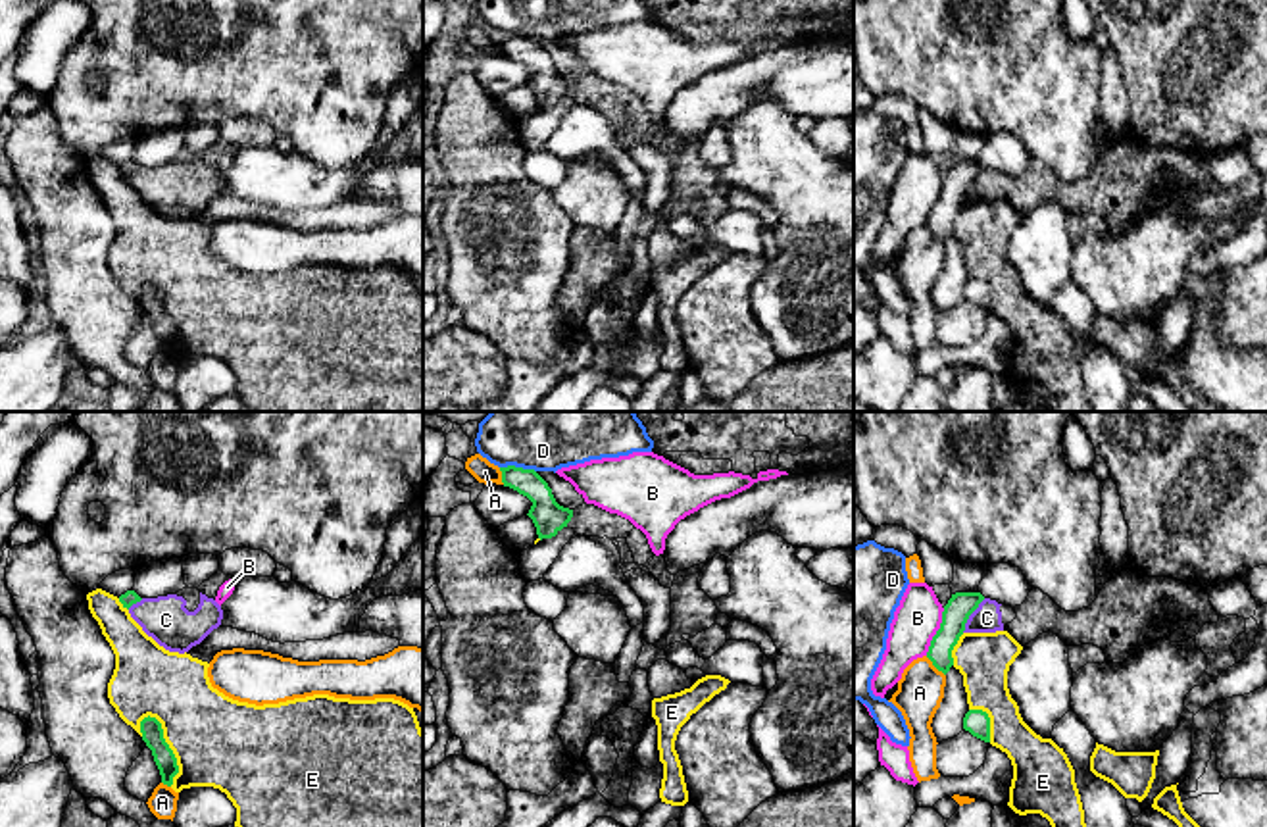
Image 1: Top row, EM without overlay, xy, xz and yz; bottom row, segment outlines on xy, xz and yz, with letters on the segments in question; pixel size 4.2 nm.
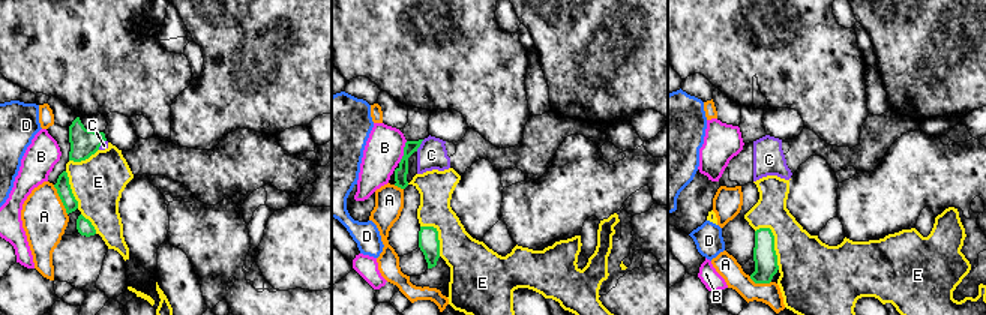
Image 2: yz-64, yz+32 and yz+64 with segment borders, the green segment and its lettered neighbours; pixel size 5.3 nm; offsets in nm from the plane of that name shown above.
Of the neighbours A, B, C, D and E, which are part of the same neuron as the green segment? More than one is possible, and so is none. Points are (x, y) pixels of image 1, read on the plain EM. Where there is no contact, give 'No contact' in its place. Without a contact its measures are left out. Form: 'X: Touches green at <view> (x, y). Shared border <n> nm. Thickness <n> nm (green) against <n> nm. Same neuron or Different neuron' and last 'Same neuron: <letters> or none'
A: Touches green at yz (935, 235). Shared border 120 nm. Thickness 110 nm (green) against 190 nm. Different neuron
B: Touches green at yz (937, 200). Shared border 220 nm. Thickness 110 nm (green) against 200 nm. Different neuron
C: Touches green at yz (969, 183). Shared border 170 nm. Thickness 110 nm (green) against 120 nm. Different neuron
D: Touches green at xz (518, 37). Shared border 150 nm. Thickness 140 nm (green) against 180 nm. Different neuron
E: Touches green at xy (170, 318). Shared border 320 nm. Thickness 90 nm (green) against 380 nm. Different neuron
Same neuron: none

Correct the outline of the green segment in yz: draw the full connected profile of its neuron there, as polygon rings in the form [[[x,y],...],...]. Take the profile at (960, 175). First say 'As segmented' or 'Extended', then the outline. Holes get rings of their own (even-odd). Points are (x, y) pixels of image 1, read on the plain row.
As segmented. [[[956,162],[944,175],[940,198],[932,206],[927,221],[932,235],[944,244],[954,235],[952,219],[963,204],[969,185],[982,169],[984,165],[981,162]]]

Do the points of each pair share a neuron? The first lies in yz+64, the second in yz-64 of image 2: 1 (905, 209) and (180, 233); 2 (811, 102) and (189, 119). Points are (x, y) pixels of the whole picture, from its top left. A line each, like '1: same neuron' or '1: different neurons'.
1: same neuron
2: different neurons

